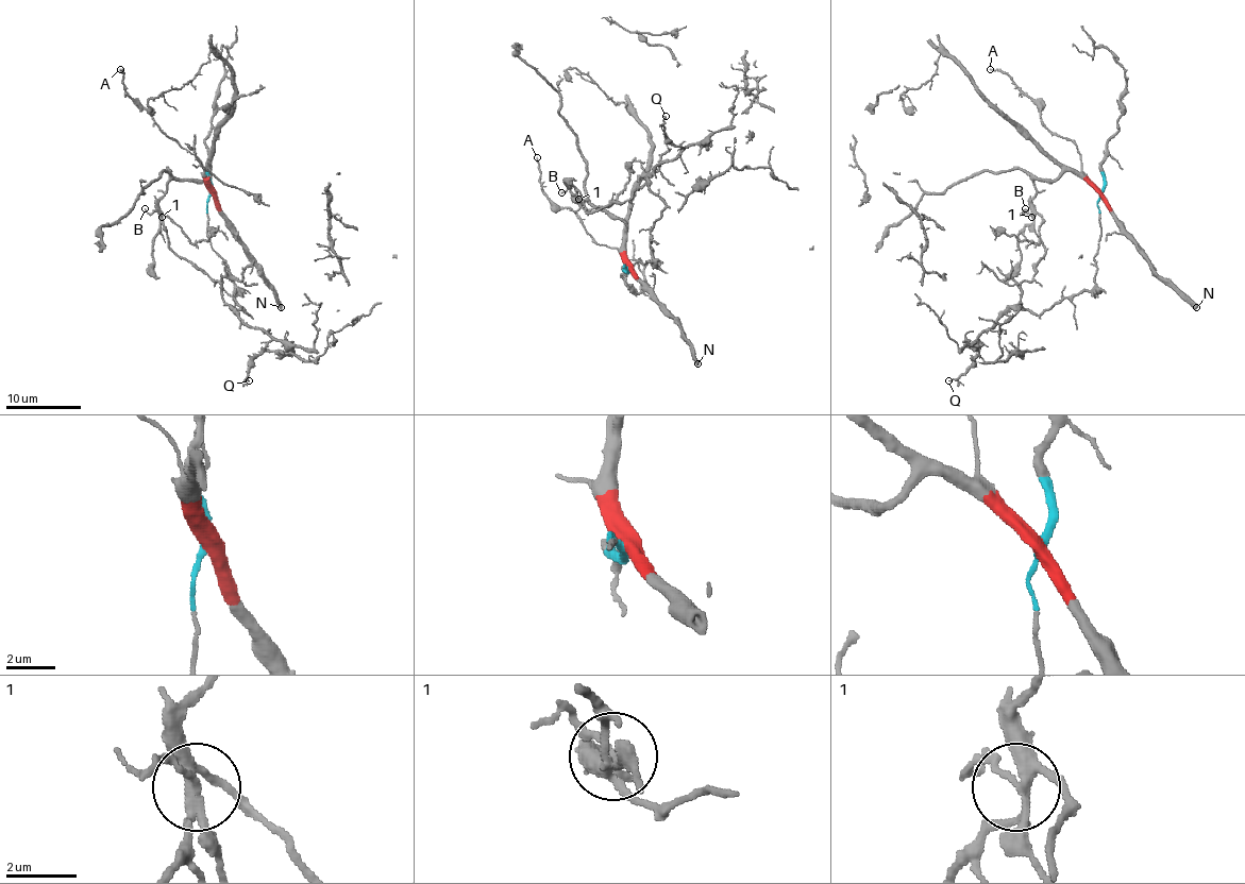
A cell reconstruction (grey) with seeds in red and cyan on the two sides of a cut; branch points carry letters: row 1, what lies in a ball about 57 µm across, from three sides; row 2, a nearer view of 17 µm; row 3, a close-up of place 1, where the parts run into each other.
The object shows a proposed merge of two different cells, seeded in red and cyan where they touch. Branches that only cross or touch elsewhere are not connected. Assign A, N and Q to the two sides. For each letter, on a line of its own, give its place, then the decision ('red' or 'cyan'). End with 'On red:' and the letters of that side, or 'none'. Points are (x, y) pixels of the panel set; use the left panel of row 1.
A: (120, 69) | red
N: (281, 307) | red
Q: (249, 380) | cyan
On red: A, N

